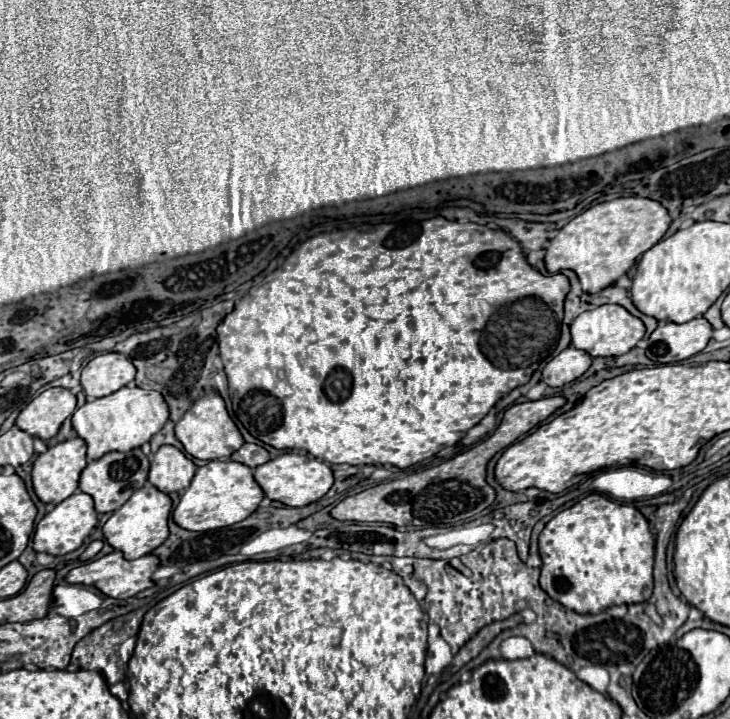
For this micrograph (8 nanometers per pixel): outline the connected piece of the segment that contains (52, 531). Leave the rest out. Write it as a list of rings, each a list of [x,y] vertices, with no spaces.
[[[84,492],[72,494],[70,498],[60,502],[52,512],[48,512],[38,522],[34,538],[32,538],[32,548],[36,552],[46,552],[46,554],[52,554],[52,556],[64,556],[68,552],[74,552],[76,548],[82,546],[84,538],[94,530],[96,522],[98,520],[96,520],[96,510],[94,510],[92,498]]]

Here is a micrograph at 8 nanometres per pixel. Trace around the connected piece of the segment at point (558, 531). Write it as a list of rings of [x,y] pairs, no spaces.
[[[592,492],[574,506],[558,512],[540,534],[540,558],[542,590],[560,602],[564,608],[578,614],[598,614],[608,606],[642,604],[652,596],[652,564],[654,564],[654,534],[648,520],[630,504],[620,504],[604,494]]]

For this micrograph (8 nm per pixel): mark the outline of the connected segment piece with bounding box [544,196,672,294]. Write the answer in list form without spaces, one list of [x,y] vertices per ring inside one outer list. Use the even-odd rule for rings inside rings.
[[[630,196],[596,204],[572,218],[562,230],[558,230],[556,238],[550,240],[544,256],[546,270],[550,274],[572,270],[580,278],[584,292],[598,294],[624,276],[634,266],[638,256],[658,244],[670,222],[672,218],[668,216],[666,208],[648,198]]]

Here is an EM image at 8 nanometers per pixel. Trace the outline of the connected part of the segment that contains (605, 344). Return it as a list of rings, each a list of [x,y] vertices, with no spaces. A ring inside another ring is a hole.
[[[604,304],[600,308],[590,310],[590,312],[582,312],[572,322],[570,334],[572,334],[572,346],[574,348],[580,348],[594,358],[596,356],[610,358],[610,356],[622,356],[622,354],[630,352],[638,344],[638,340],[642,340],[644,324],[618,304]]]

